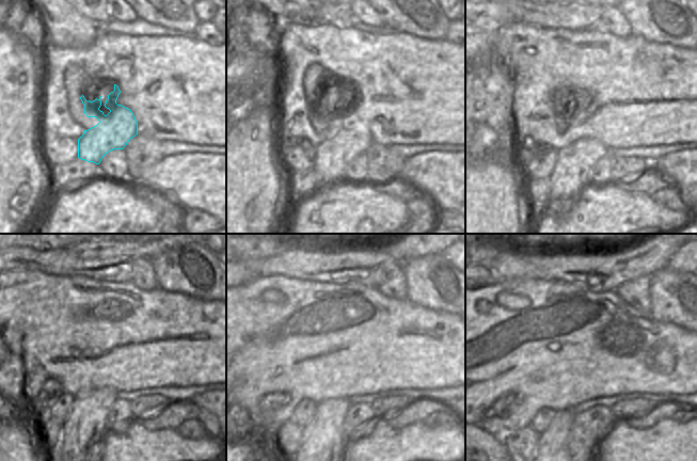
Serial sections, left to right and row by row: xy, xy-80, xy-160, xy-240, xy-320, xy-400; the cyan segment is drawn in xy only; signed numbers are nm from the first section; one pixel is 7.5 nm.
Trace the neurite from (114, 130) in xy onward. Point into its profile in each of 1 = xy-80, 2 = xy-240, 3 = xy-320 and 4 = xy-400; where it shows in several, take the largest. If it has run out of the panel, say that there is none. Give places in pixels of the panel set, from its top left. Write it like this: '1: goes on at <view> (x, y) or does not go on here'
1: goes on at xy-80 (334, 155)
2: goes on at xy-240 (84, 426)
3: goes on at xy-320 (321, 443)
4: goes on at xy-400 (552, 450)

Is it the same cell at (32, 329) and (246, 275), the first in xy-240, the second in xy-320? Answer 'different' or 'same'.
different

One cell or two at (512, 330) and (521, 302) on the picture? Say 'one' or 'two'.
one

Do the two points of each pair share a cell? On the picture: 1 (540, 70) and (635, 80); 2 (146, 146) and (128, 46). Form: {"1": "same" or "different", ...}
{"1": "same", "2": "different"}

